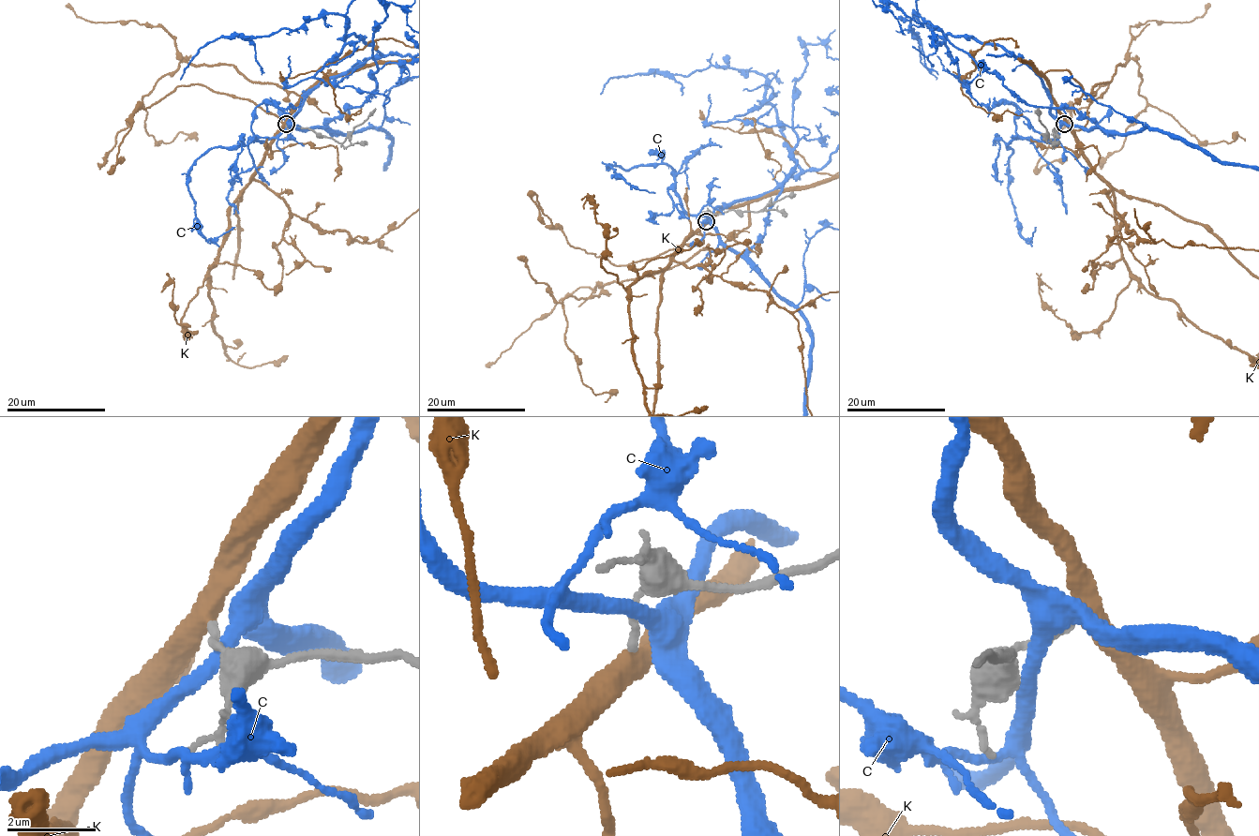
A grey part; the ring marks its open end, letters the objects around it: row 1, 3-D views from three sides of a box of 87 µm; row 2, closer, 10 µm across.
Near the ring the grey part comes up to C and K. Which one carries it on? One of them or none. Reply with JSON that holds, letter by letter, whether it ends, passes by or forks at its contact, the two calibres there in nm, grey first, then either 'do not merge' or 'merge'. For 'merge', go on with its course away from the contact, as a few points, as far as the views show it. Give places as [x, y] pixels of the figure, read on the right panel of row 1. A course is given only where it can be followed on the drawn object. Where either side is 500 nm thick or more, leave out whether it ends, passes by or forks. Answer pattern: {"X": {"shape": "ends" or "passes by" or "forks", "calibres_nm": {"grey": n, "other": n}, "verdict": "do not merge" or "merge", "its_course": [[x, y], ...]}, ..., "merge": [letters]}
{"C": {"shape": "passes by", "calibres_nm": {"grey": 240, "other": 380}, "verdict": "do not merge"}, "K": {"shape": "passes by", "calibres_nm": {"grey": 160, "other": 440}, "verdict": "merge"}, "merge": ["K"]}

